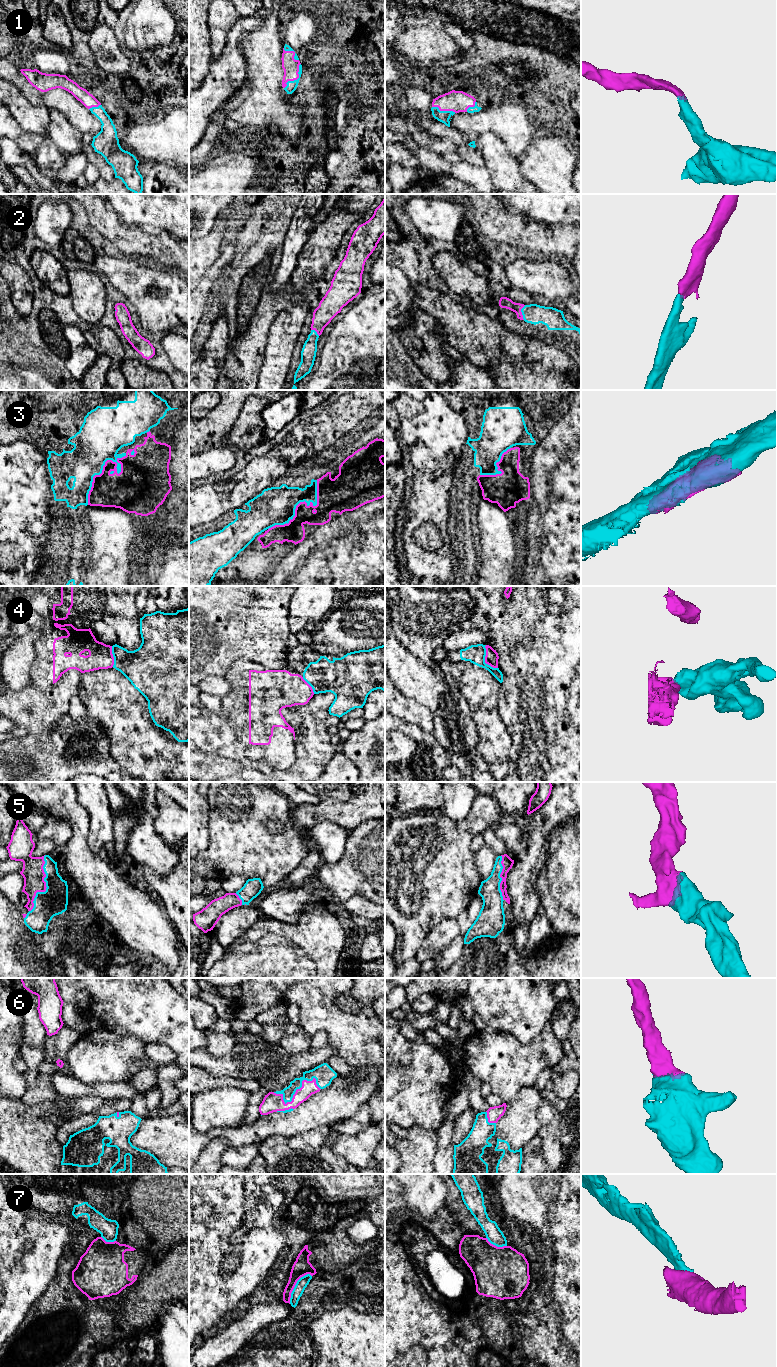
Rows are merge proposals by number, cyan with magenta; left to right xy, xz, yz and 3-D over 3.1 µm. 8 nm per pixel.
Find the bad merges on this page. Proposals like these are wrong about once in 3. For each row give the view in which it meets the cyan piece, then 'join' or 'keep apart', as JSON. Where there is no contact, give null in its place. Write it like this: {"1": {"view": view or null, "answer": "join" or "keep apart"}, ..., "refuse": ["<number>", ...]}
{"1": {"view": "xz", "answer": "join"}, "2": {"view": "yz", "answer": "join"}, "3": {"view": "xy", "answer": "keep apart"}, "4": {"view": "yz", "answer": "keep apart"}, "5": {"view": "xy", "answer": "join"}, "6": {"view": "xz", "answer": "join"}, "7": {"view": "xz", "answer": "keep apart"}, "refuse": ["3", "4", "7"]}

